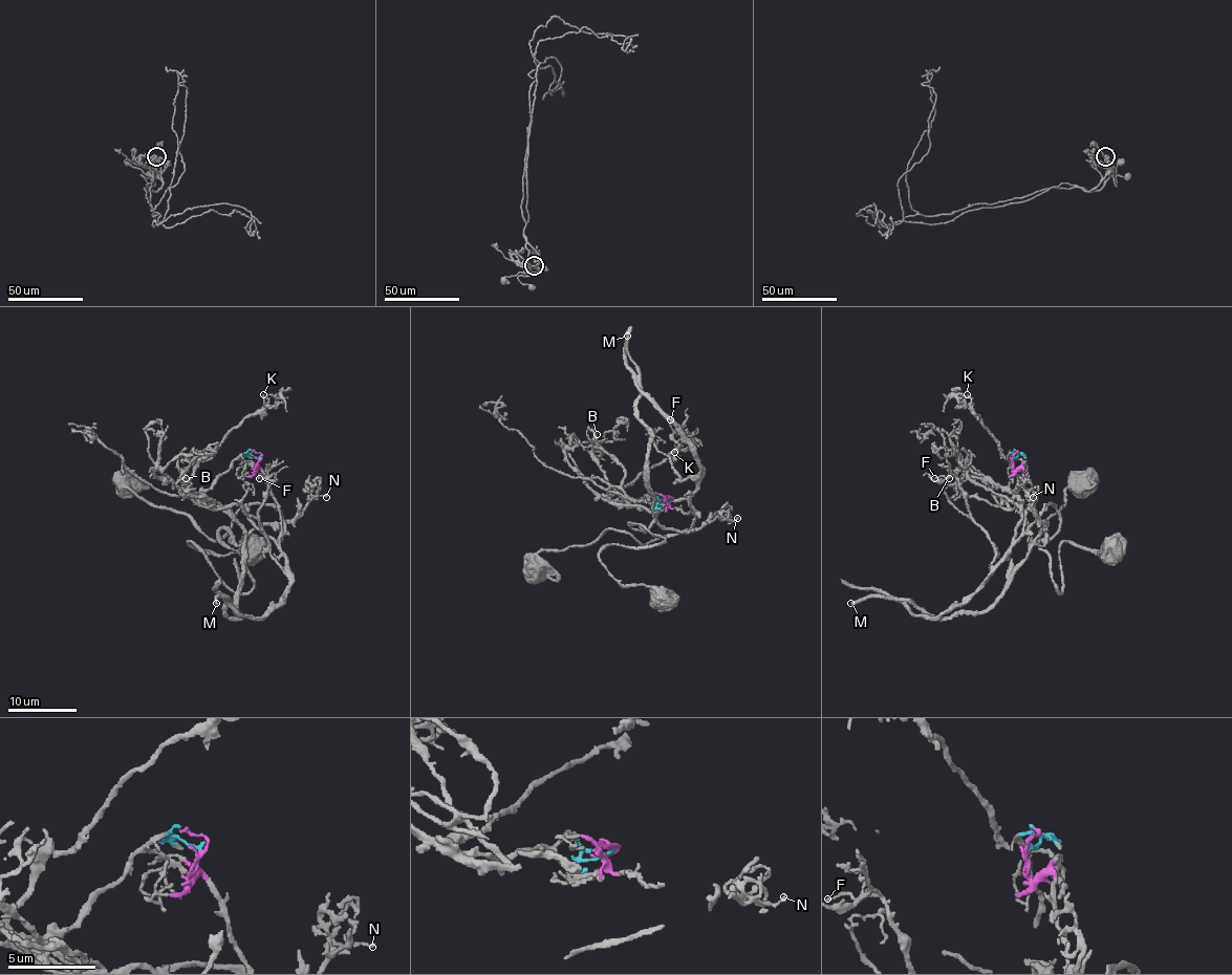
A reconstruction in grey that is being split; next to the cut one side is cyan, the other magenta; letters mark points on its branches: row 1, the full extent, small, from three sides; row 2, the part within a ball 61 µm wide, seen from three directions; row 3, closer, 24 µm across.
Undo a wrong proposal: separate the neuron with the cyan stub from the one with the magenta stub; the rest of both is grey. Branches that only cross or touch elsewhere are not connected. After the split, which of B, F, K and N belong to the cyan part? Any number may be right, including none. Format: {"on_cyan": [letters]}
{"on_cyan": ["K", "N"]}

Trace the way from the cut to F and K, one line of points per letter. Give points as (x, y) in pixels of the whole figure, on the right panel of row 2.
F: (1013, 457), (1027, 514), (996, 567), (994, 543), (958, 481), (934, 478)
K: (1013, 456), (1023, 456), (1015, 459), (1016, 491), (1012, 492), (1013, 464), (974, 411), (967, 394)

